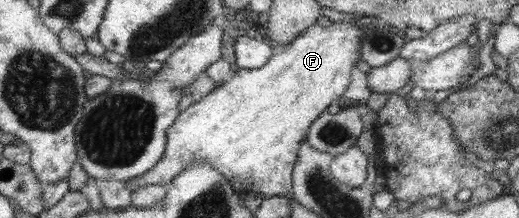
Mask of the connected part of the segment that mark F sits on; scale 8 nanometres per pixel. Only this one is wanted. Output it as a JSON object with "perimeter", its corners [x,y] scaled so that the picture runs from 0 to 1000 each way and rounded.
{"perimeter":[[[684,96],[671,106],[640,106],[634,124],[603,115],[592,128],[588,147],[576,156],[561,202],[549,202],[539,220],[534,220],[528,252],[518,271],[518,284],[511,303],[501,307],[499,317],[461,317],[451,330],[447,353],[437,362],[434,381],[426,381],[405,431],[387,450],[380,472],[368,477],[353,509],[353,528],[337,550],[337,564],[329,573],[326,601],[322,601],[320,697],[314,702],[312,729],[299,752],[295,775],[289,775],[279,803],[264,812],[260,830],[241,830],[239,839],[229,844],[229,853],[245,858],[252,867],[252,876],[283,849],[318,853],[329,839],[329,826],[337,821],[345,803],[345,789],[356,780],[364,752],[383,743],[383,734],[395,734],[403,743],[403,752],[410,752],[412,771],[422,780],[422,794],[428,794],[430,812],[437,817],[437,826],[445,835],[445,849],[464,885],[501,885],[503,894],[509,894],[511,908],[561,894],[566,858],[566,757],[574,739],[574,697],[580,693],[582,661],[588,656],[592,624],[595,619],[599,569],[603,569],[622,514],[636,509],[657,472],[657,445],[672,399],[676,372],[676,321],[696,271],[696,234],[699,225],[699,211],[696,211],[696,170],[699,170],[699,161],[701,142],[688,115],[688,106],[684,106]]]}

